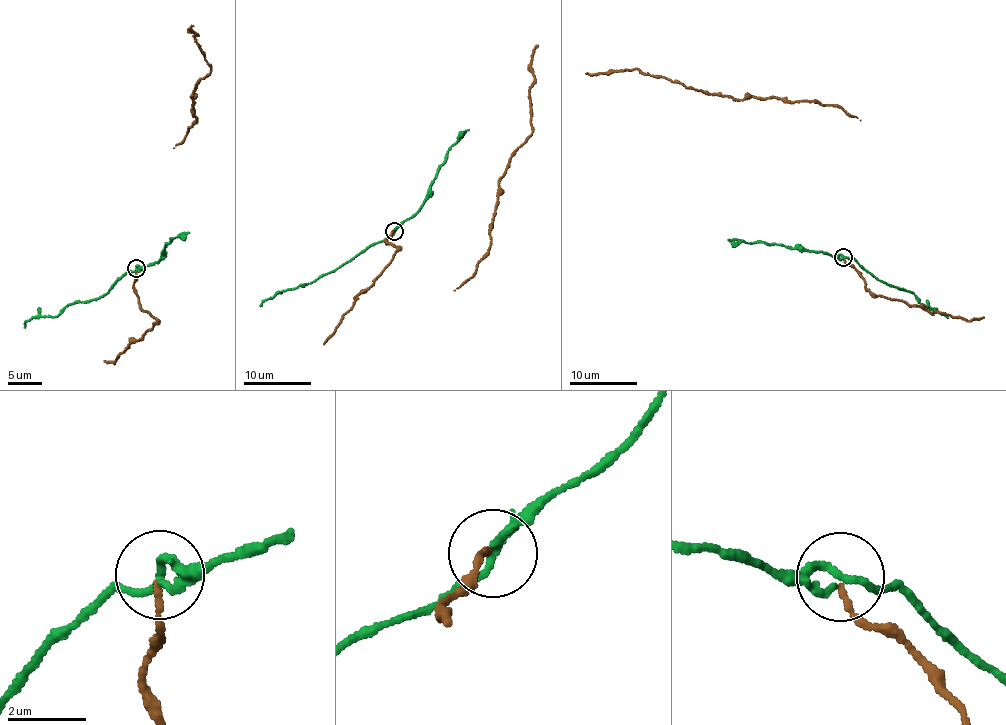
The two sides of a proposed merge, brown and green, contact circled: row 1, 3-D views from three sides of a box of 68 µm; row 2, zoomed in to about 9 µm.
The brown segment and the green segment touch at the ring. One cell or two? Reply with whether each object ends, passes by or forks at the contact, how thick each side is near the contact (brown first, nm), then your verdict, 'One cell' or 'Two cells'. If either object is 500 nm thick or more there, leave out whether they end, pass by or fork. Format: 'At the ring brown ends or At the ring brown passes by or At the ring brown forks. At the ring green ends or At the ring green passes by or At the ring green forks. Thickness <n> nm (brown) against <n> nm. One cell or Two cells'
At the ring brown ends. At the ring green passes by. Thickness 130 nm (brown) against 170 nm. Two cells

